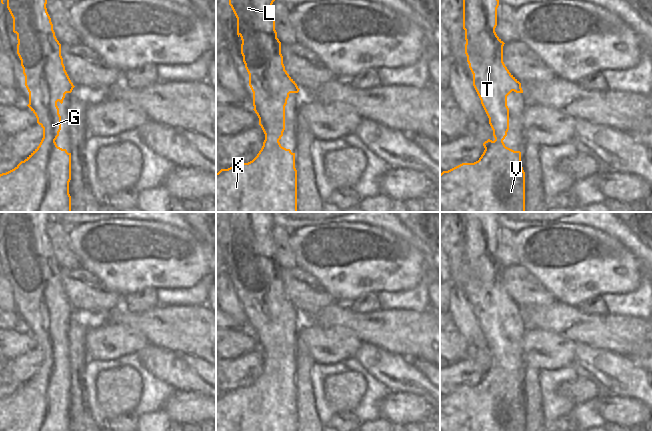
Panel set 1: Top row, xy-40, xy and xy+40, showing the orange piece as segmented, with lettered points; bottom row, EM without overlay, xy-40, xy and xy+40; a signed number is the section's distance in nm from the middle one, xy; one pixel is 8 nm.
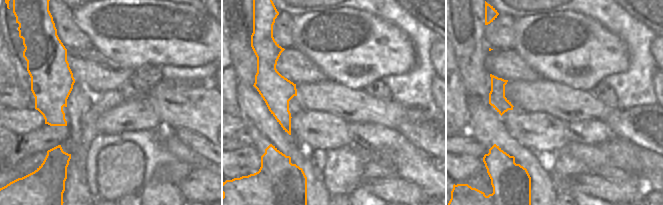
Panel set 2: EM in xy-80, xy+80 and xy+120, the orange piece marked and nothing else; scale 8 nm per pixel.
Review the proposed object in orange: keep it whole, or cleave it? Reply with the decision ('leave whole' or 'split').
leave whole

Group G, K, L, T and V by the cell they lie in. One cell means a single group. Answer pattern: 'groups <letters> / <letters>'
groups G K L T V

